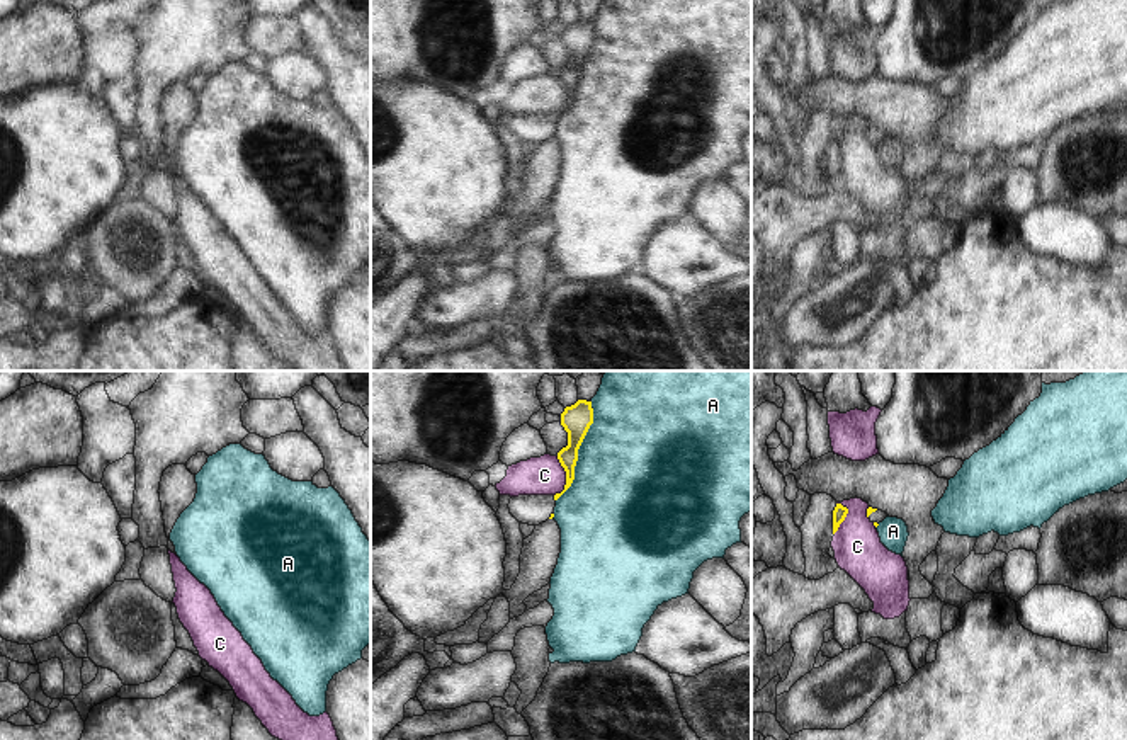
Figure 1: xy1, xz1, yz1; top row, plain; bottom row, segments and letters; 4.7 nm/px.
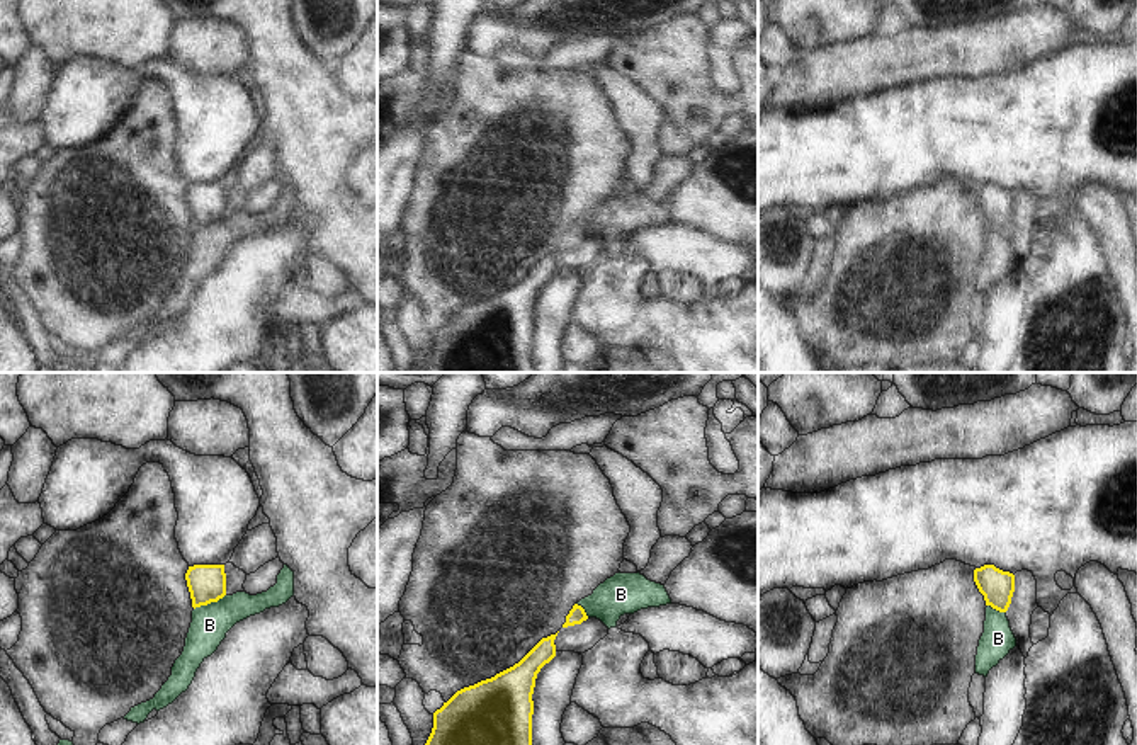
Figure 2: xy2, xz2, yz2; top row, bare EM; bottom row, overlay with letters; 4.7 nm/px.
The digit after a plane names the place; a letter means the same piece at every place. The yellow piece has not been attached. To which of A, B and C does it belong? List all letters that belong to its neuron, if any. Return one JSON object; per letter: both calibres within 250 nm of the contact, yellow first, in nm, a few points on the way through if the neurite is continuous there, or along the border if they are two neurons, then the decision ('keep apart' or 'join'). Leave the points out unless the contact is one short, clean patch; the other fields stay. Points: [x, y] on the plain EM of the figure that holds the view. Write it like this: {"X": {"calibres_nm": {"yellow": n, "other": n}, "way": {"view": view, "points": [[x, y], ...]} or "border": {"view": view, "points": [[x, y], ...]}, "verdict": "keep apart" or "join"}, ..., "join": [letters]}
{"A": {"calibres_nm": {"yellow": 140, "other": 480}, "verdict": "keep apart"}, "B": {"calibres_nm": {"yellow": 180, "other": 180}, "border": {"view": "xy2", "points": [[225, 213], [194, 228]]}, "verdict": "keep apart"}, "C": {"calibres_nm": {"yellow": 120, "other": 180}, "border": {"view": "xz1", "points": [[556, 75], [565, 91], [565, 106], [555, 114]]}, "verdict": "keep apart"}, "join": []}

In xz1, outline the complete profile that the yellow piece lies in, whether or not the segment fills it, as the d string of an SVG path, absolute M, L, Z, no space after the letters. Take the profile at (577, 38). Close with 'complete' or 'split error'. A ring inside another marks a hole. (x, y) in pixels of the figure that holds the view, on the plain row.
M578 19L566 26L561 32L561 44L568 51L568 65L558 71L558 78L566 90L566 104L556 114L518 114L512 116L510 133L522 143L539 145L554 136L556 119L571 105L575 99L575 85L578 80L578 68L593 43L592 20Z; split error

